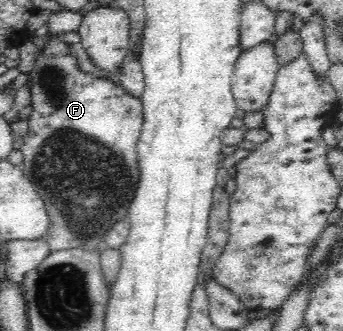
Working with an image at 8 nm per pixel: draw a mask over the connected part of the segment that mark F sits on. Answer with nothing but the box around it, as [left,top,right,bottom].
[20,33,144,252]

